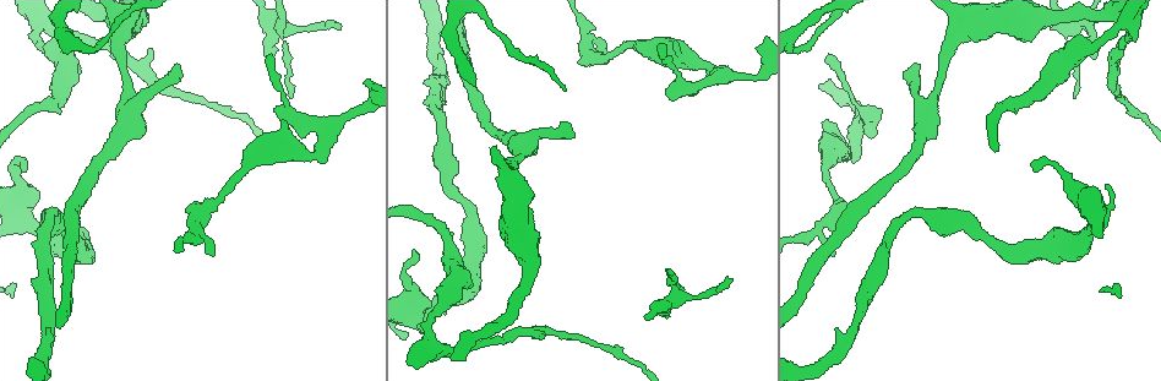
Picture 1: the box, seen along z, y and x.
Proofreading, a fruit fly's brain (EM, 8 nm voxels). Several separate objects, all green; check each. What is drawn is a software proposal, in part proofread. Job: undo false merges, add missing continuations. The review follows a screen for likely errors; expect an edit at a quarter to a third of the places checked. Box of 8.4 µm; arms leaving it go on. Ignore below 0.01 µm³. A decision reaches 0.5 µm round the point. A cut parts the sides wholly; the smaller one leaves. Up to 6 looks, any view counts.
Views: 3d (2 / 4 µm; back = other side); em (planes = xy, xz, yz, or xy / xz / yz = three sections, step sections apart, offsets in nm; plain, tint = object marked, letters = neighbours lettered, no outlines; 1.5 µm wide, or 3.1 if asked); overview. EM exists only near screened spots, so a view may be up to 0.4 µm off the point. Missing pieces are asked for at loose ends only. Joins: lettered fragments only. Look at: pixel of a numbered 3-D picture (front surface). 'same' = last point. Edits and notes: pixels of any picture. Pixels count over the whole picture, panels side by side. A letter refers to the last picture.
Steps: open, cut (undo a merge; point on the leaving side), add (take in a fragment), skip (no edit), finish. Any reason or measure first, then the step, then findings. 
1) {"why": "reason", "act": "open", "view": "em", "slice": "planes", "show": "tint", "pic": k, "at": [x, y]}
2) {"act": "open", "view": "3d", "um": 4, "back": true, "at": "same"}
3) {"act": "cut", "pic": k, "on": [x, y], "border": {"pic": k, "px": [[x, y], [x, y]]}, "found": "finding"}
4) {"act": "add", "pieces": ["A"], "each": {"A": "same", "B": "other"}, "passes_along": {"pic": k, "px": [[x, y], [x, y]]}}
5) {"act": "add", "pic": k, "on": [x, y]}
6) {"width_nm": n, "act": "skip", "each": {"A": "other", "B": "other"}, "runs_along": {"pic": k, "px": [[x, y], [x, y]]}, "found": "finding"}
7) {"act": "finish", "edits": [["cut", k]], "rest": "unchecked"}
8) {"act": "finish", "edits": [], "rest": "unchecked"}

{"why": "abrupt turn", "act": "open", "view": "em", "slice": "planes", "show": "letters", "pic": 1, "at": [674, 296]}

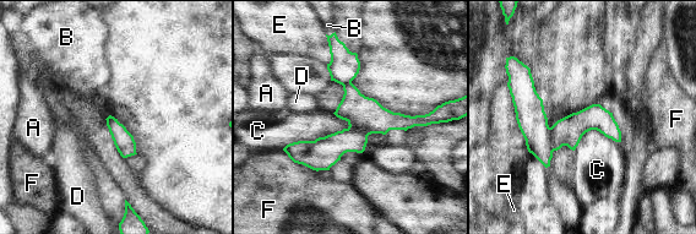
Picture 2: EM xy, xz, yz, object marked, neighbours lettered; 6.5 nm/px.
{"width_nm": 50, "act": "cut", "pic": 2, "on": [532, 120], "each": {"A": "other", "B": "other", "C": "other", "D": "other", "E": "other", "F": "other"}, "border": {"pic": 2, "px": [[549, 128], [550, 147], [553, 151]]}, "found": "two neurons meet here"}

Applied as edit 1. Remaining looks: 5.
{"act": "open", "view": "overview"}

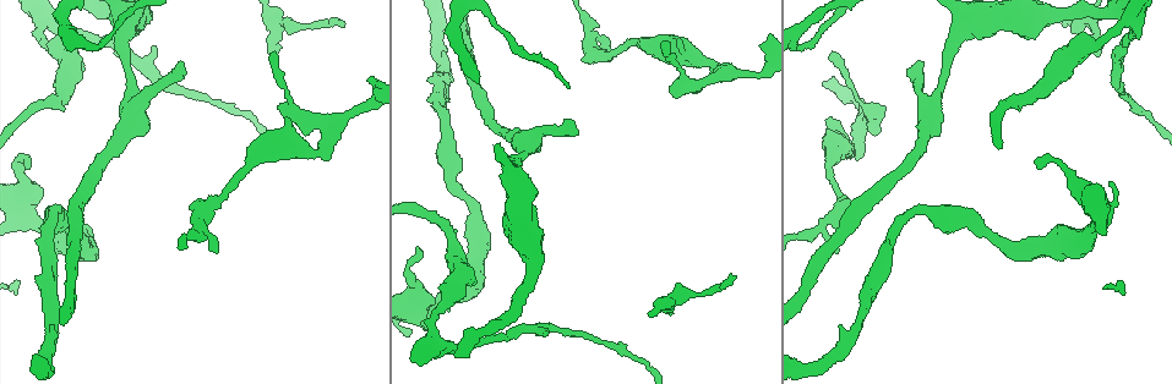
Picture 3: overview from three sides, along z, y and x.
{"why": "an open end", "act": "open", "view": "3d", "um": 4, "back": true, "pic": 3, "at": [839, 250]}

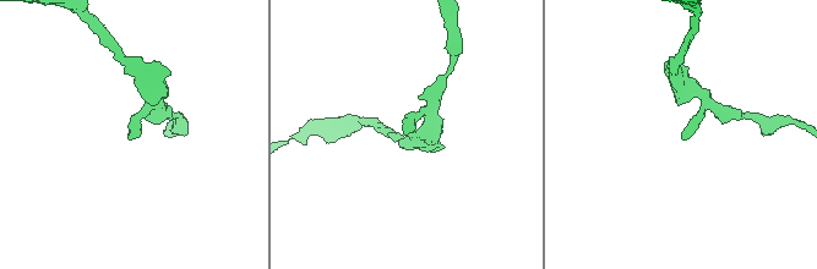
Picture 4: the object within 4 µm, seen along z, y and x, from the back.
{"why": "now the EM", "act": "open", "view": "em", "slice": "planes", "show": "letters", "pic": 4, "at": [406, 133]}

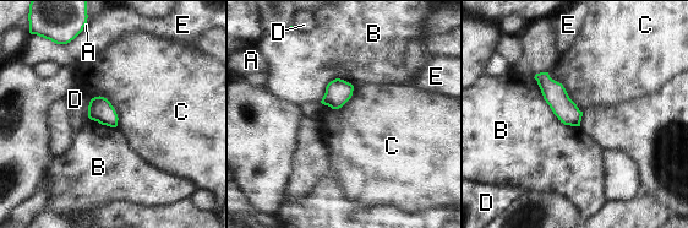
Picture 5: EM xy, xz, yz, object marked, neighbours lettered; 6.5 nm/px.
{"act": "skip", "each": {"A": "other", "B": "other", "C": "other", "D": "other", "E": "other"}, "runs_along": {"pic": 5, "px": [[539, 76], [577, 123]]}, "found": "no lettered fragment goes on from it"}

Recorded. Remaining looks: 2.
{"why": "thick turns thin", "act": "open", "view": "3d", "um": 4, "pic": 3, "at": [919, 212]}

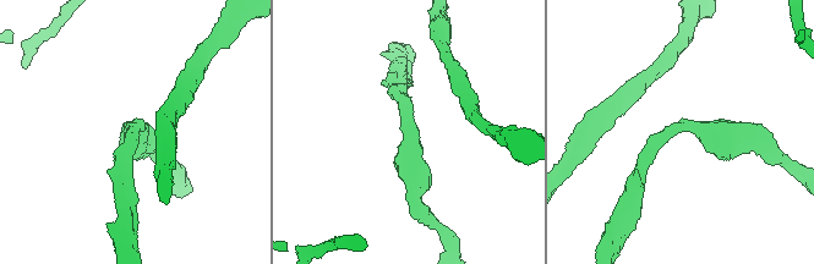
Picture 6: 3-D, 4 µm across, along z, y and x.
{"why": "shape alone is not enough", "act": "open", "view": "em", "slice": "yz", "step": 8, "show": "letters", "pic": 6, "at": [135, 127]}

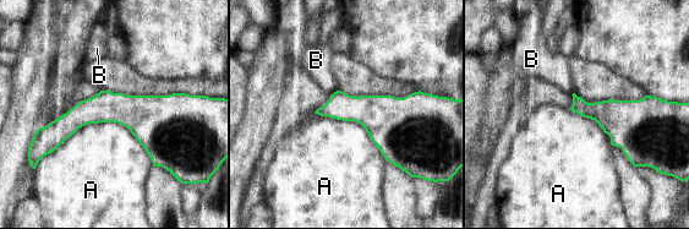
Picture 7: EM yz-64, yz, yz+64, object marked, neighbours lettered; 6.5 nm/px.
{"width_nm": 110, "act": "skip", "each": {"A": "other", "B": "other"}, "runs_along": {"pic": 7, "px": [[185, 105], [89, 110], [42, 134]]}, "found": "one neuron here"}

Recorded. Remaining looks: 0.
{"act": "finish", "edits": [["cut", 2]], "rest": "unchecked"}

